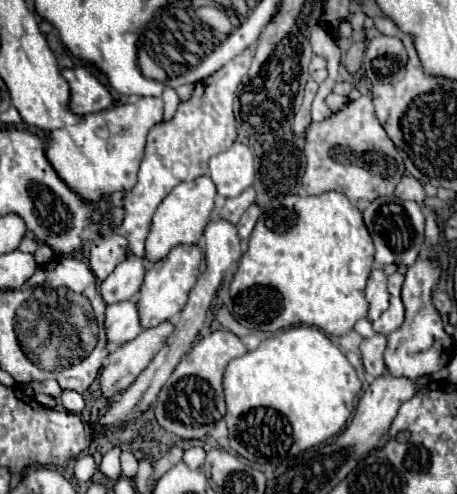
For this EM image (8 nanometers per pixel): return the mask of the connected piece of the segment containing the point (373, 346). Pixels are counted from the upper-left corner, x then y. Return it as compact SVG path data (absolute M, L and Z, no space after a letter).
M374 334L372 338L366 338L360 344L364 370L372 378L380 378L380 376L386 374L386 366L384 366L384 360L382 360L384 350L386 350L386 336L382 336L382 334Z

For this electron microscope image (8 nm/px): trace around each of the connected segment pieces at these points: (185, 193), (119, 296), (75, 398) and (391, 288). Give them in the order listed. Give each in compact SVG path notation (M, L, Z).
M200 176L198 180L178 184L154 212L152 226L146 238L146 260L154 264L166 258L166 254L180 244L188 244L188 246L198 244L206 224L210 222L214 210L214 198L216 198L216 186L208 176Z
M128 256L118 268L100 284L100 296L106 304L118 304L132 300L144 280L144 266L142 260L134 260Z
M62 390L60 394L60 404L68 410L68 412L80 412L84 408L84 398L82 394L74 392L74 390Z
M400 272L392 274L392 276L388 278L388 292L390 292L392 296L400 296L402 284L404 284L404 274L400 274Z

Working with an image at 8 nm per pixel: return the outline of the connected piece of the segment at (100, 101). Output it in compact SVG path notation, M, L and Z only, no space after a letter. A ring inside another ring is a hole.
M86 66L64 70L64 78L70 84L70 112L84 116L92 112L102 112L112 104L108 88Z

